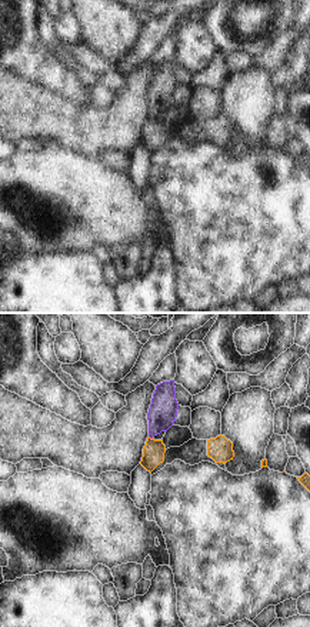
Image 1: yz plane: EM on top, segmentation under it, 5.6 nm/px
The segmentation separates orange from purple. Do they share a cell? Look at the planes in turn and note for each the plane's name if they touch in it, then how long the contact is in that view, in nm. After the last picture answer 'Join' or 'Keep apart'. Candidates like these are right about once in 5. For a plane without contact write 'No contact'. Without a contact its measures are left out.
Touches orange in yz. Shared border 30 nm.

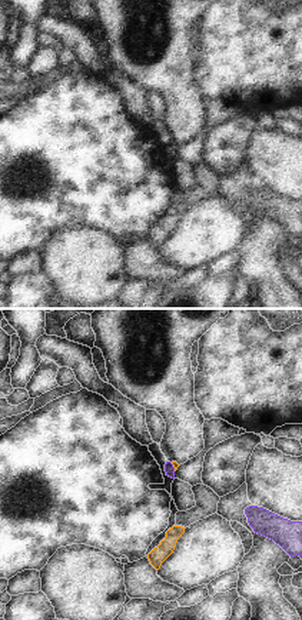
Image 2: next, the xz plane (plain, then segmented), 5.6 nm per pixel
Touches orange in xz. Shared border 50 nm.

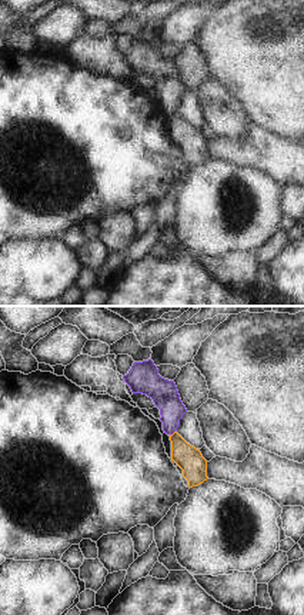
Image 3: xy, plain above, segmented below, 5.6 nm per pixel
Touches orange in xy. Shared border 50 nm.

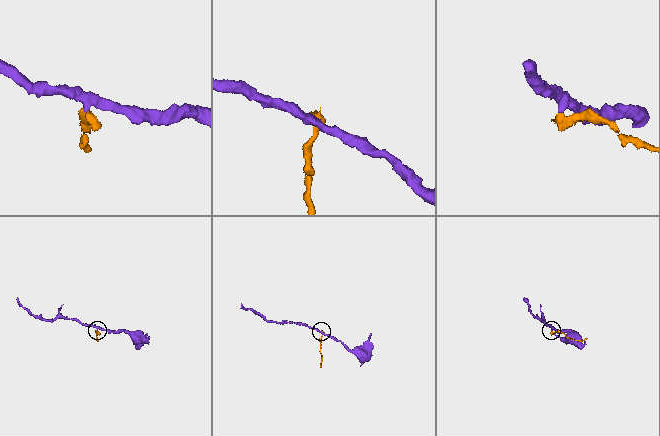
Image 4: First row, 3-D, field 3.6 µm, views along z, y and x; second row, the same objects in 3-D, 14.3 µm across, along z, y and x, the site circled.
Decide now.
Keep apart.

